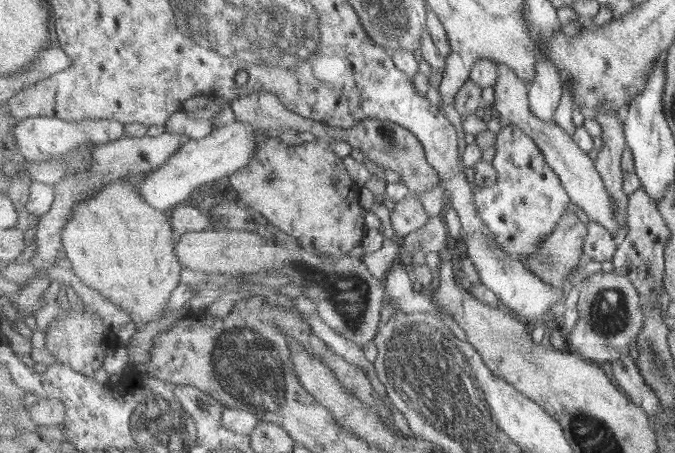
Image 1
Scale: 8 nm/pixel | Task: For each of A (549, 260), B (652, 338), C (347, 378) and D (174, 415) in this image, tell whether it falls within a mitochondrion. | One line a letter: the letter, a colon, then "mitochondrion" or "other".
A: mitochondrion
B: mitochondrion
C: other
D: mitochondrion

